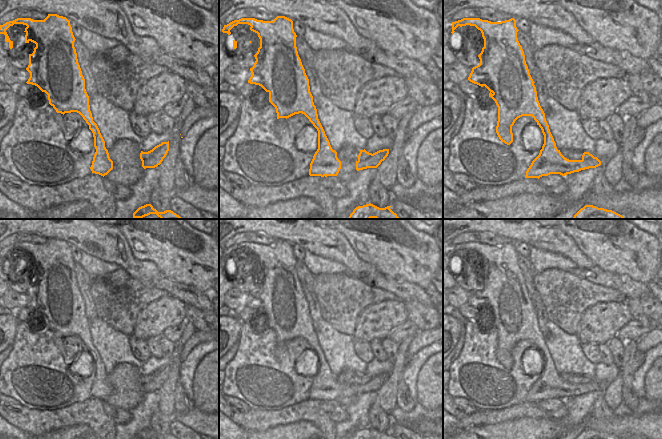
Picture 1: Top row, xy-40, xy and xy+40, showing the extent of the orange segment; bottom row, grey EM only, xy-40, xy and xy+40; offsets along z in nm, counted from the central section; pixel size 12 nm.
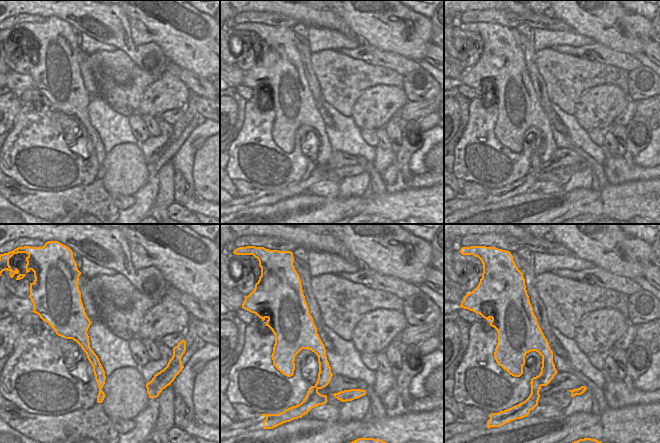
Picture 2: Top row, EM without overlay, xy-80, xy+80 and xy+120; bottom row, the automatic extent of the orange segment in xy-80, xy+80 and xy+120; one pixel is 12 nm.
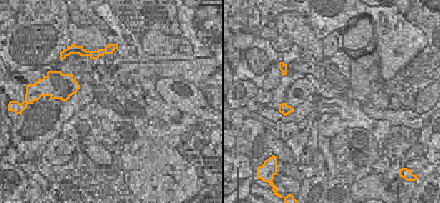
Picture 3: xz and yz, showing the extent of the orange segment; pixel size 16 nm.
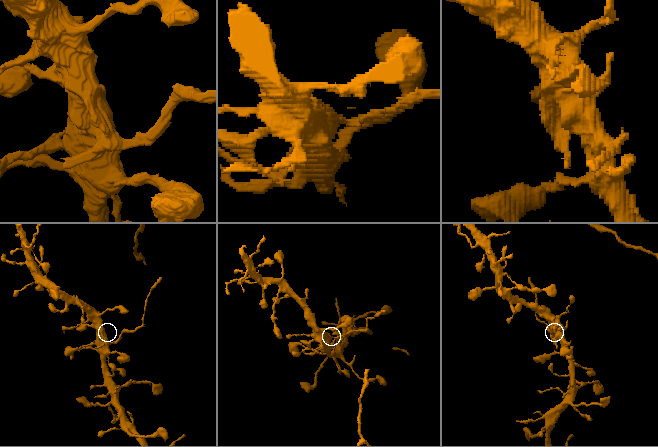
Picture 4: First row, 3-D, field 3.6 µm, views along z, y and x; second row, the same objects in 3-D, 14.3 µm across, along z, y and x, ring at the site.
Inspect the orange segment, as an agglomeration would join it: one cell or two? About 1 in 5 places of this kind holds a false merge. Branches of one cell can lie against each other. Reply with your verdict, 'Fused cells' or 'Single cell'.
Fused cells.

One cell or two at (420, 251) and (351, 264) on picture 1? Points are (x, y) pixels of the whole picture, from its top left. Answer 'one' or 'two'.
two

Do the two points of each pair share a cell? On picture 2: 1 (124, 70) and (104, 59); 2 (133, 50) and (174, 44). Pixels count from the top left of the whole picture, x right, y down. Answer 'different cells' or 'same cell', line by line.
1: same cell
2: different cells

